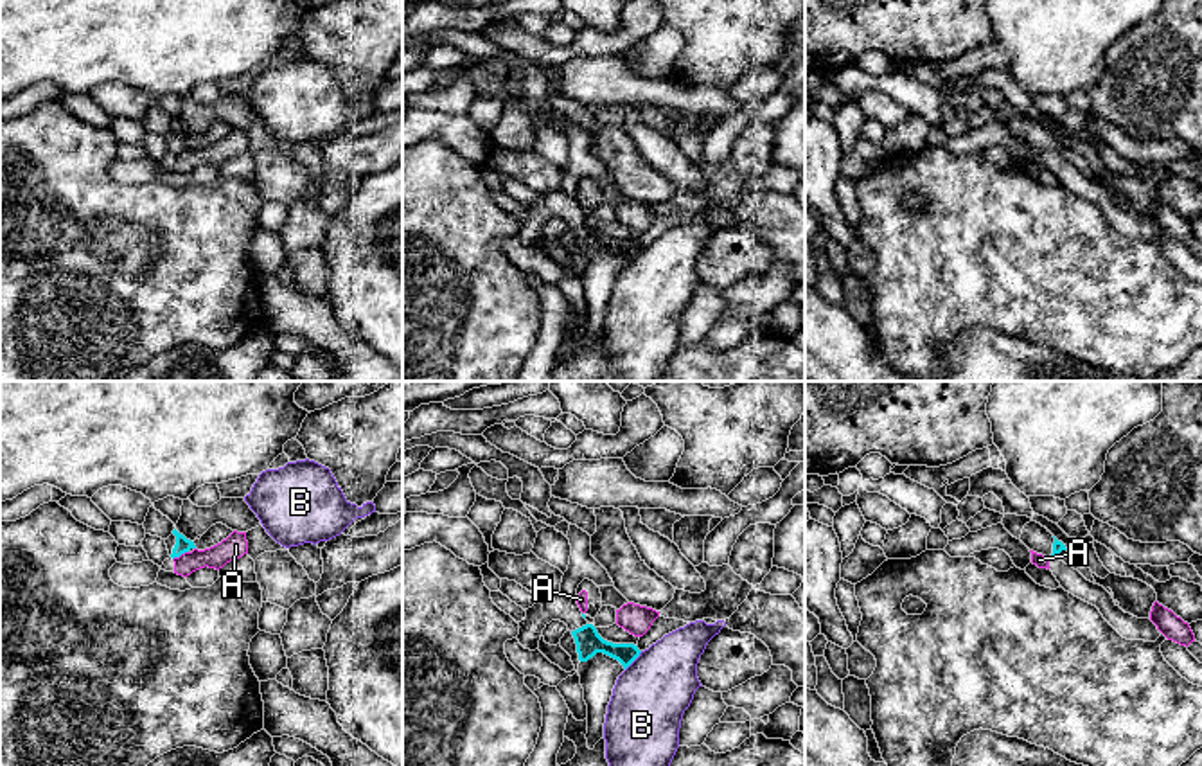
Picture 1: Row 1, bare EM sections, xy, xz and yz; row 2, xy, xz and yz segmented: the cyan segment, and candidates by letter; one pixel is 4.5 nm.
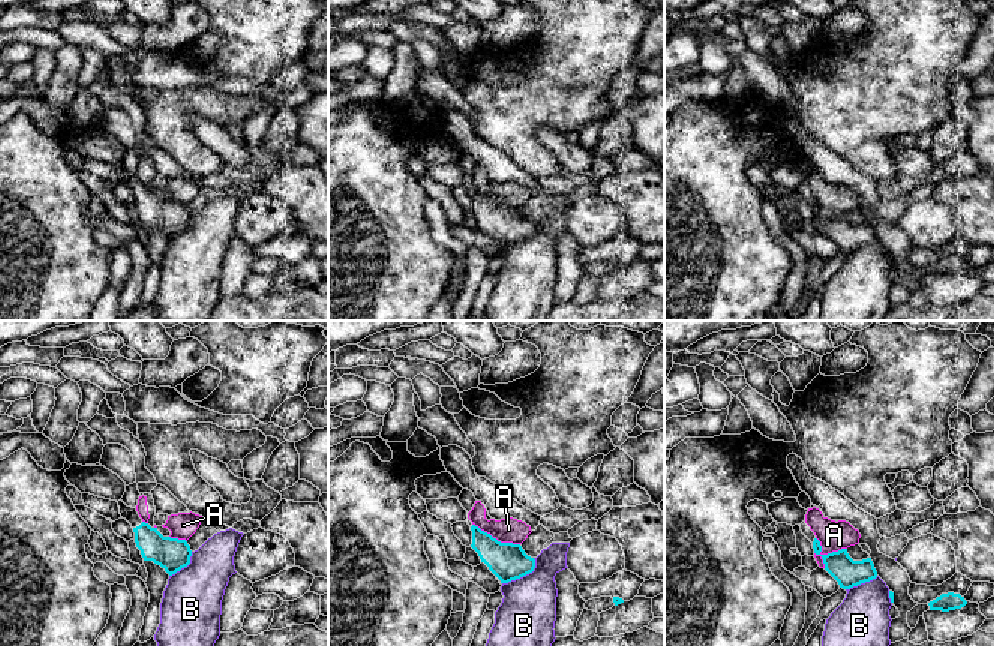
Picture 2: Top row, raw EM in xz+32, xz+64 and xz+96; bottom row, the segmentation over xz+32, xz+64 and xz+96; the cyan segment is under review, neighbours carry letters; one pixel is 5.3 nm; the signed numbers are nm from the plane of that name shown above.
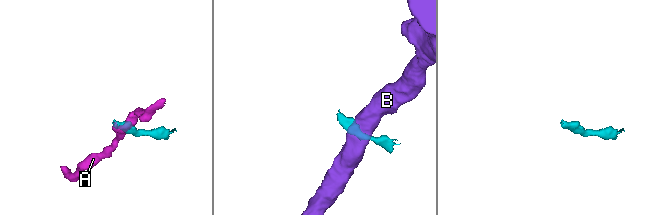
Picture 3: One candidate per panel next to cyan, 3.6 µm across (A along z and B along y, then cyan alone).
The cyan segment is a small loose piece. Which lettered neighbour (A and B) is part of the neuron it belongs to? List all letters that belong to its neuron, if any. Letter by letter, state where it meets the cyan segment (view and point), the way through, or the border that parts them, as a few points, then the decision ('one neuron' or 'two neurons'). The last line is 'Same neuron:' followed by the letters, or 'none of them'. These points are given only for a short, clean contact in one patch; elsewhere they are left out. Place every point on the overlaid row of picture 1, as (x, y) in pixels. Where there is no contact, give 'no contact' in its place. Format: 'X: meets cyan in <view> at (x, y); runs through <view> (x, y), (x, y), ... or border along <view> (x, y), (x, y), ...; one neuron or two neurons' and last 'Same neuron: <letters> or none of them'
A: meets cyan in xy at (180, 554); border along xy (187, 551), (173, 560); two neurons
B: meets cyan in xz at (635, 659); border along xz (642, 651), (626, 669); two neurons
Same neuron: none of them

